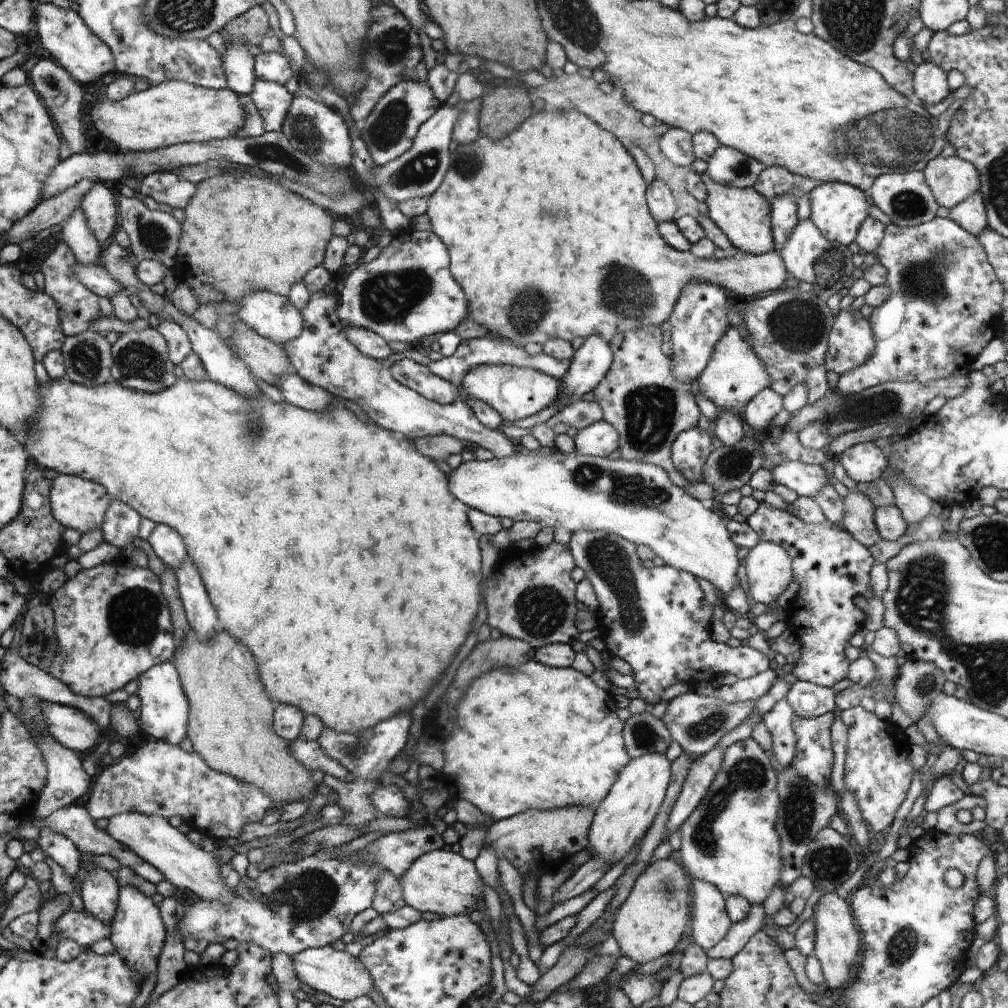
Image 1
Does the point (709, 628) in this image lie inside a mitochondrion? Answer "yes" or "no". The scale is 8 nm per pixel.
no

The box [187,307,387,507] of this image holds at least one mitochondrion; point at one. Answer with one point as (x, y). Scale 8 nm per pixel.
(253, 434)

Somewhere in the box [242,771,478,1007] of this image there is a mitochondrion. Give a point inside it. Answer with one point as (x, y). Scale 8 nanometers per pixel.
(302, 897)

